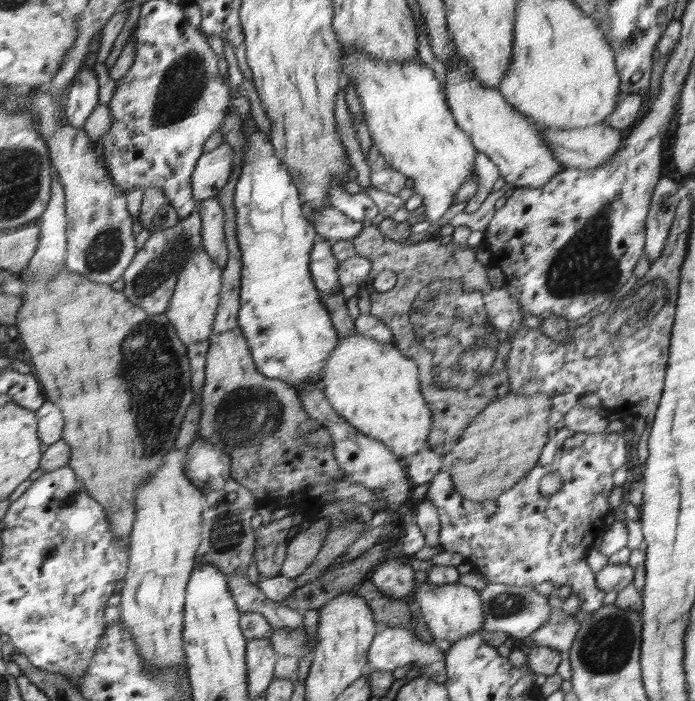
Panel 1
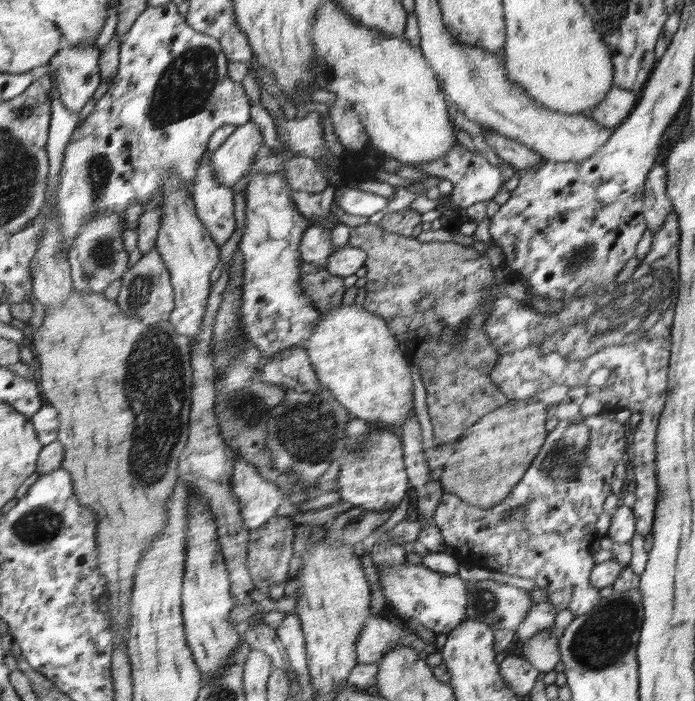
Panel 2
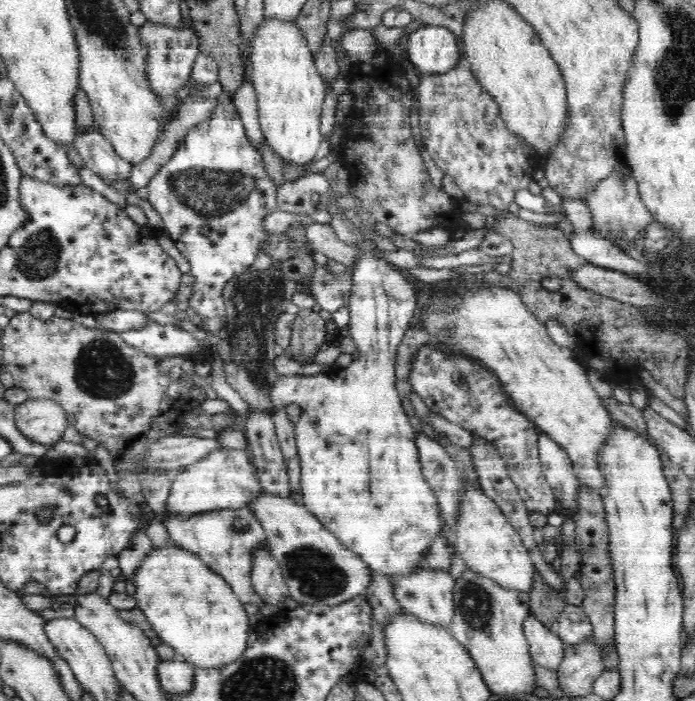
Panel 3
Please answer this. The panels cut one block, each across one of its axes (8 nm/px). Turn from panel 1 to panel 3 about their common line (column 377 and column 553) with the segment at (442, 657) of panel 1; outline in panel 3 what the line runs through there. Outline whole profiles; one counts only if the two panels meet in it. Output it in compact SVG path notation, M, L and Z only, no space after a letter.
M532 614L524 621L523 630L534 664L556 670L565 653L563 640Z

